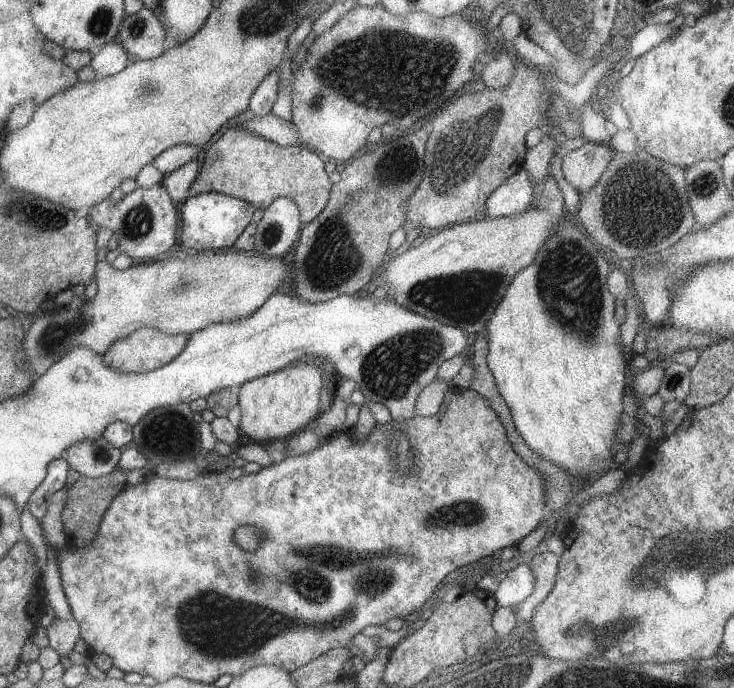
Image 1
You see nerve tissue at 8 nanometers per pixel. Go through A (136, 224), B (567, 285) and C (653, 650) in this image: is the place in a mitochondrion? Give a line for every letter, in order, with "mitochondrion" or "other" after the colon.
A: mitochondrion
B: mitochondrion
C: other

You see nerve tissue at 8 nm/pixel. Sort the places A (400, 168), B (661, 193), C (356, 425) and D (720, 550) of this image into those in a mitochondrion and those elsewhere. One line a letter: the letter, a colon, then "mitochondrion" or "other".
A: mitochondrion
B: mitochondrion
C: other
D: mitochondrion

